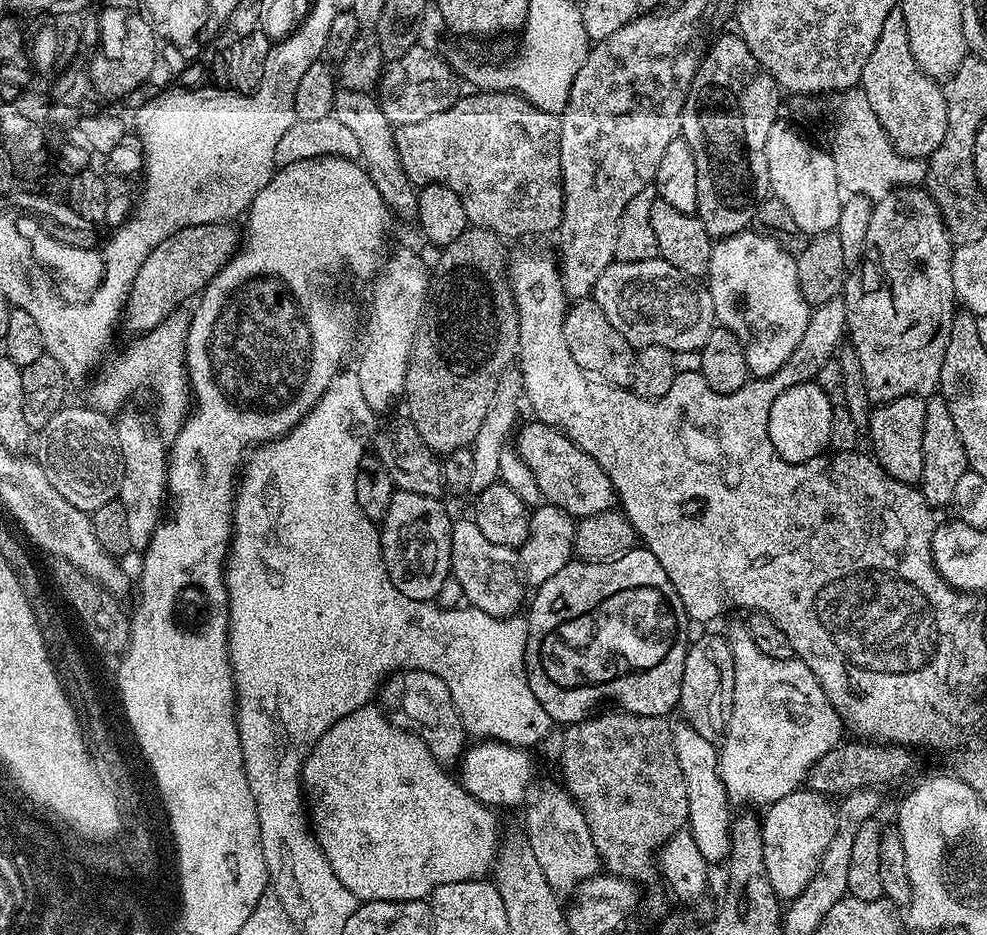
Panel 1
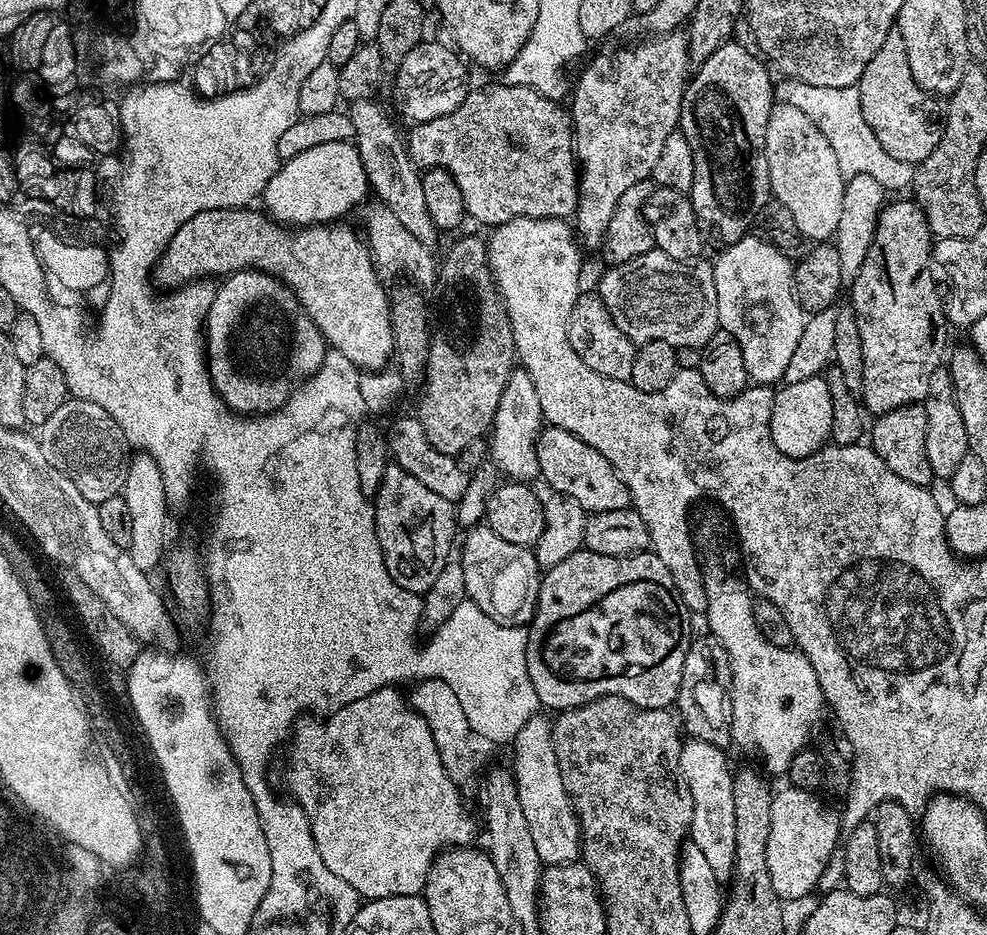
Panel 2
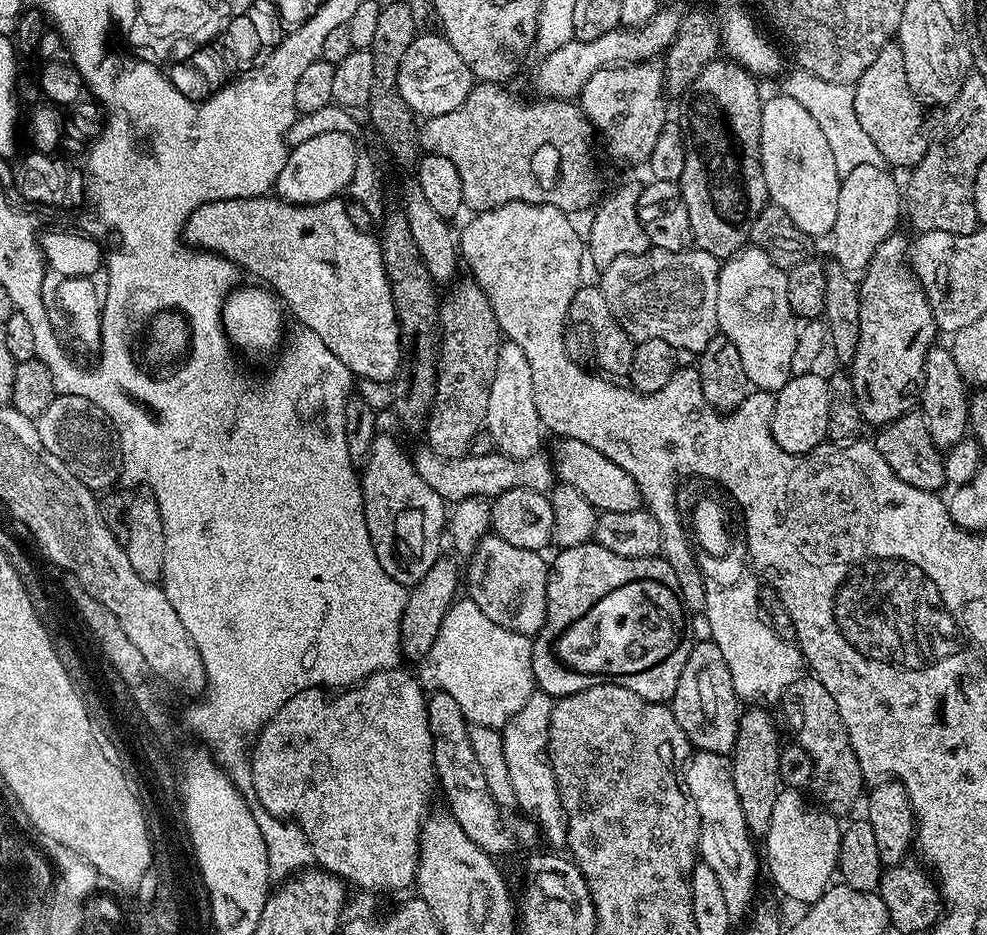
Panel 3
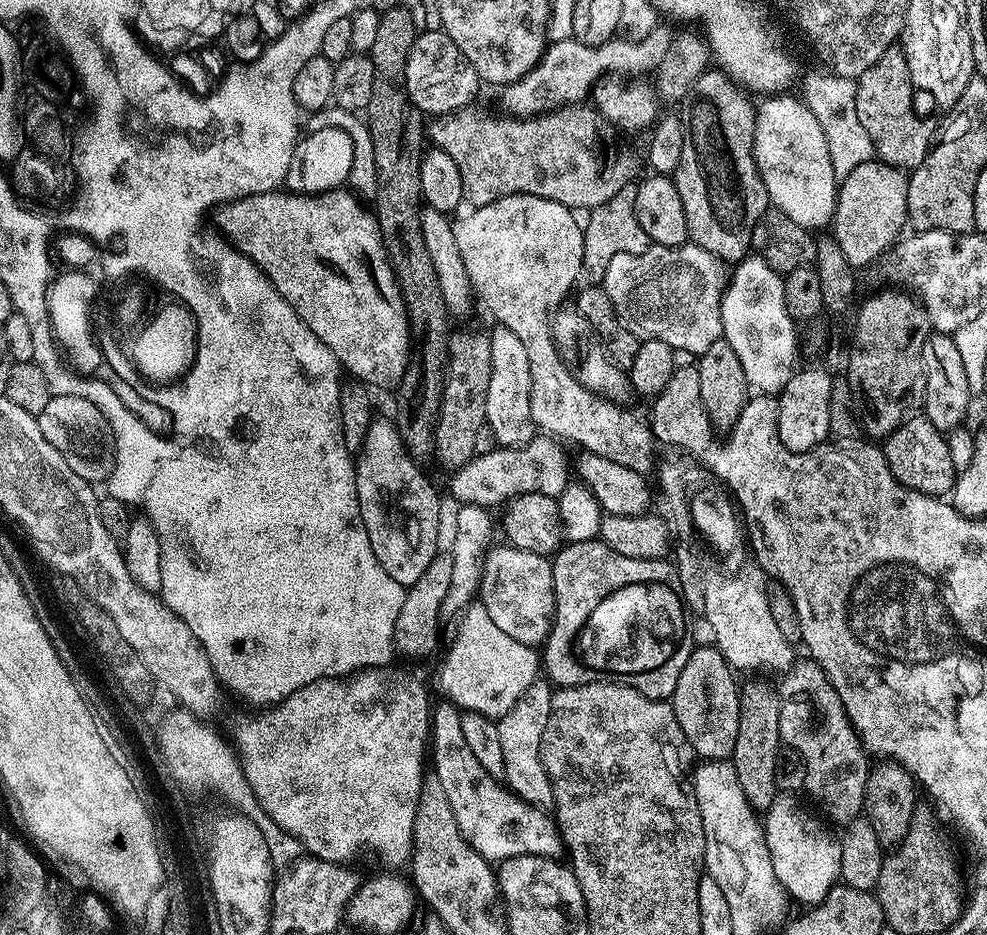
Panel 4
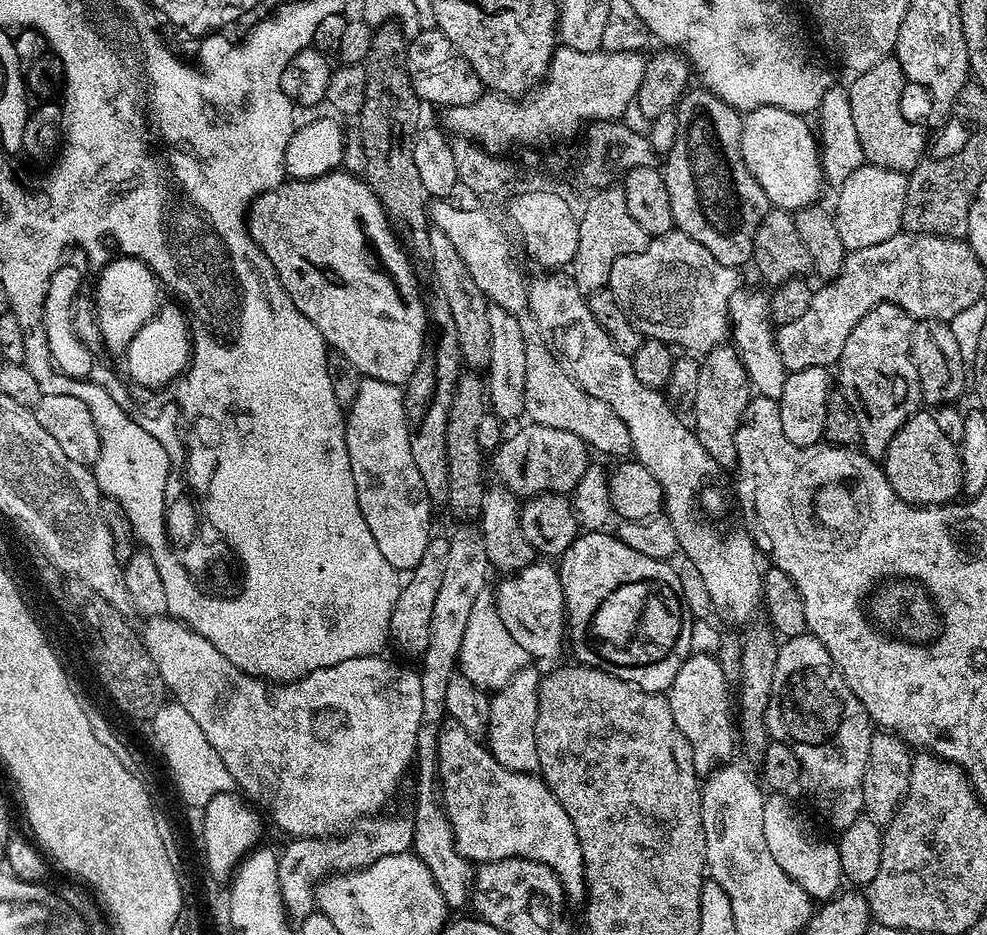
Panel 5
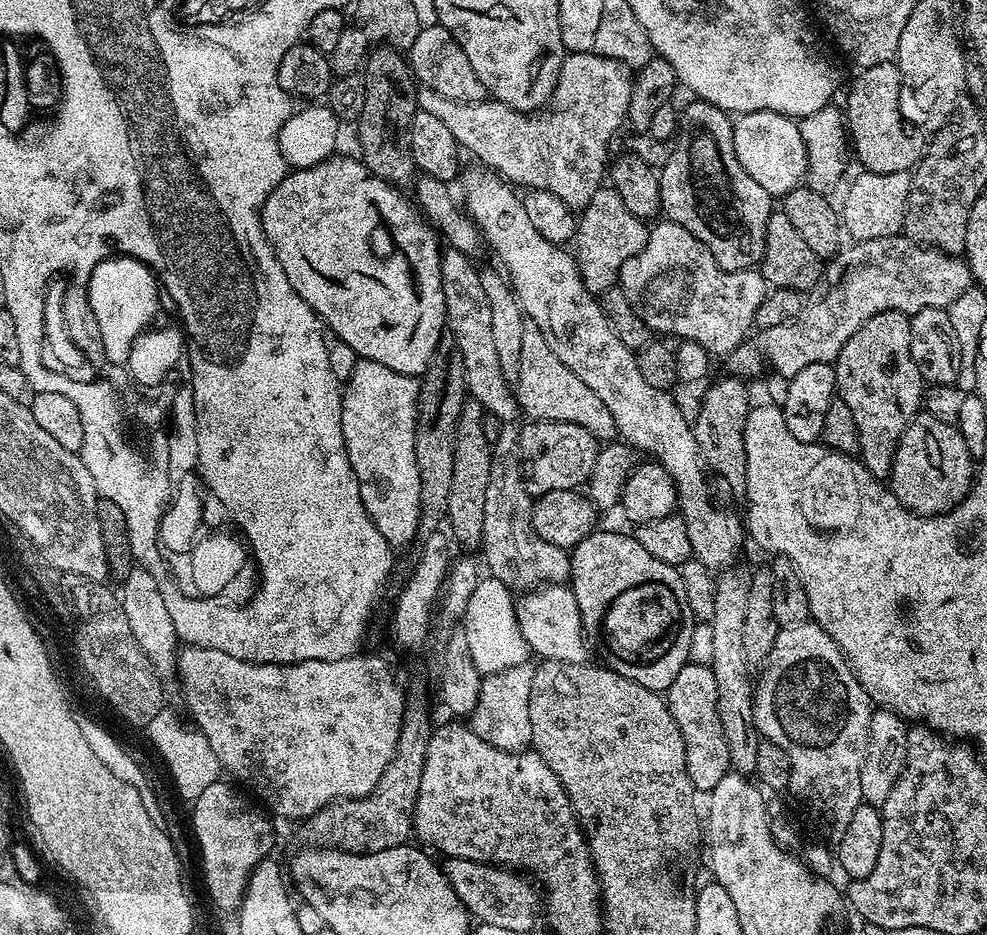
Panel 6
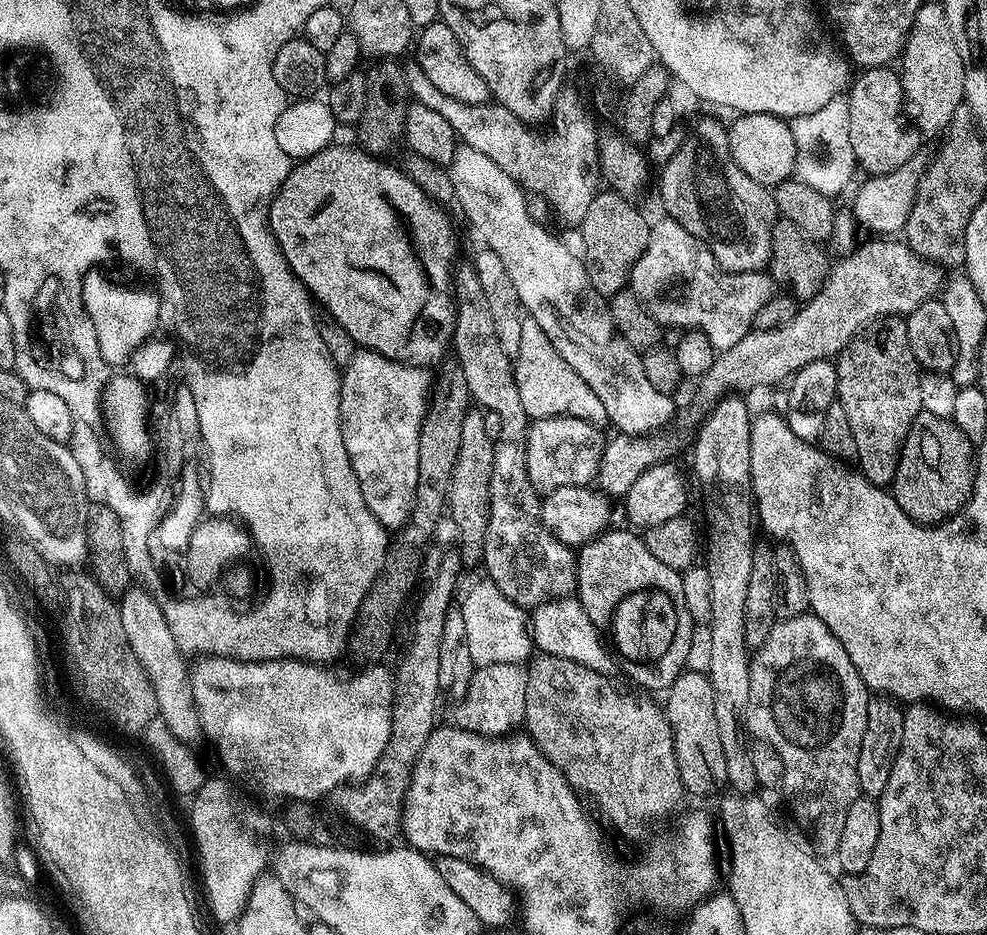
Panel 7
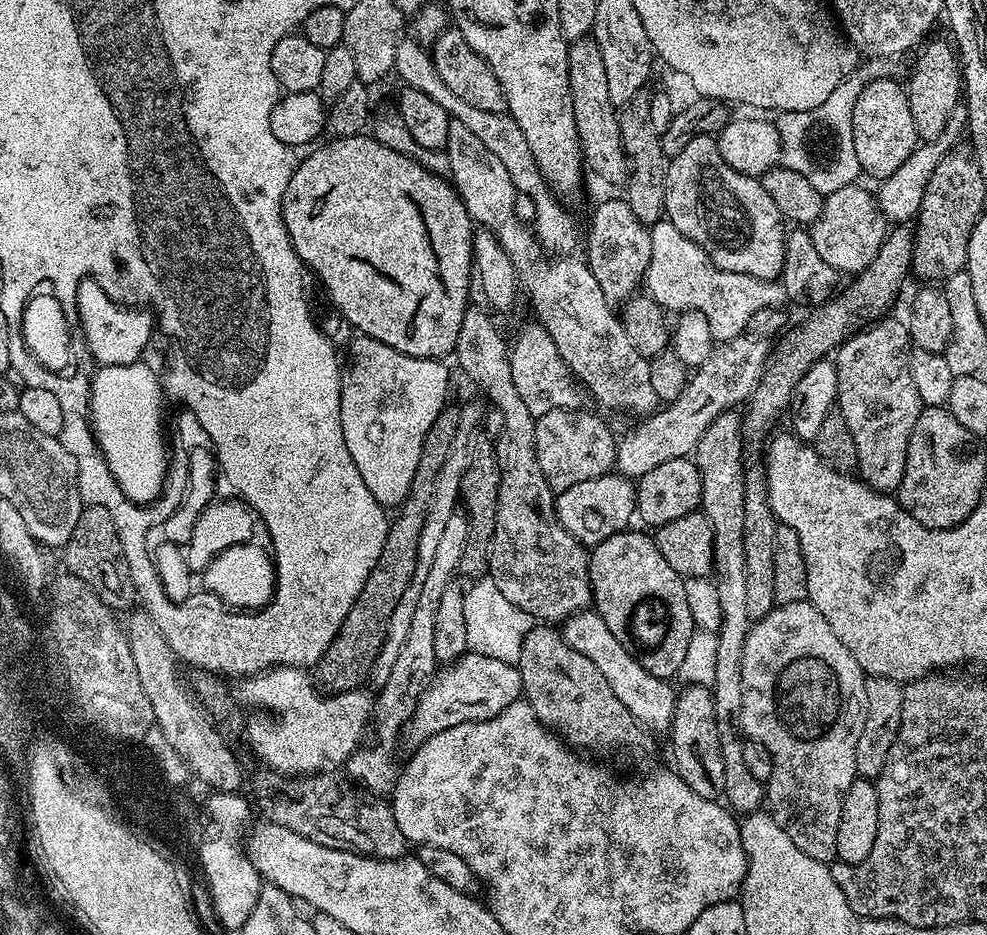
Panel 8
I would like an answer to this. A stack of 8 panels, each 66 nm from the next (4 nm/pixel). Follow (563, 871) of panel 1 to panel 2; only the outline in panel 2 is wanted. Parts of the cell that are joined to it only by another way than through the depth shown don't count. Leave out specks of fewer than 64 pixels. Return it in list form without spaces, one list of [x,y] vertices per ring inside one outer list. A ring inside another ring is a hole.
[[[542,714],[532,716],[531,721],[518,732],[512,741],[514,764],[510,766],[518,790],[522,814],[530,829],[534,848],[543,865],[552,867],[560,864],[575,863],[580,851],[580,823],[572,800],[566,794],[562,774],[558,767],[557,754],[554,752],[552,724]]]

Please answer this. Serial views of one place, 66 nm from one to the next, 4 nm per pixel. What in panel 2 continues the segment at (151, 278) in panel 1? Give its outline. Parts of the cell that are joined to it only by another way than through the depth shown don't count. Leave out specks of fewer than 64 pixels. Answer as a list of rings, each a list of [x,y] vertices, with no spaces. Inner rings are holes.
[[[245,206],[242,208],[219,208],[218,210],[206,210],[204,218],[202,212],[194,214],[194,218],[190,218],[186,222],[182,222],[182,226],[178,226],[178,230],[170,238],[170,242],[164,247],[164,252],[160,255],[158,263],[154,268],[154,280],[161,289],[176,290],[186,284],[199,281],[201,278],[212,278],[208,276],[220,276],[219,278],[227,277],[234,272],[242,272],[245,270],[255,270],[257,272],[267,272],[270,276],[275,276],[284,287],[289,288],[293,296],[296,298],[296,303],[314,322],[314,326],[318,326],[318,330],[323,334],[325,341],[335,351],[341,352],[346,358],[350,358],[350,362],[354,362],[354,366],[364,372],[378,372],[389,367],[390,361],[394,356],[392,347],[392,310],[390,307],[390,296],[385,285],[381,283],[380,277],[377,276],[375,262],[372,260],[372,255],[369,252],[367,243],[363,239],[360,240],[344,225],[344,222],[329,222],[327,224],[314,224],[311,226],[301,227],[291,236],[289,229],[285,225],[275,221],[271,216],[263,211],[255,212],[255,207]]]

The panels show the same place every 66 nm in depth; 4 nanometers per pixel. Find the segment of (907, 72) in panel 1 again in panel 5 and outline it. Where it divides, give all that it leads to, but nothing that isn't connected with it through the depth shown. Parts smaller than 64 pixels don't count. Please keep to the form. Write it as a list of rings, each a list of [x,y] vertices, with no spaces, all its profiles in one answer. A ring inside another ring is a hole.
[[[895,55],[882,58],[870,70],[859,73],[853,84],[847,85],[850,110],[854,114],[854,127],[858,129],[858,142],[862,142],[865,161],[887,171],[910,174],[924,157],[926,136],[904,113],[904,71]]]

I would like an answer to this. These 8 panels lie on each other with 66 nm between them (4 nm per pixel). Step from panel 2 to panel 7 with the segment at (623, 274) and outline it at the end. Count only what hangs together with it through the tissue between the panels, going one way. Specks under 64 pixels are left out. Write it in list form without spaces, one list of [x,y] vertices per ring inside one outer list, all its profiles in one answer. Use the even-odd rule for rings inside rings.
[[[663,219],[649,227],[646,250],[632,267],[632,293],[646,305],[648,312],[662,326],[668,327],[669,324],[672,328],[680,328],[679,330],[702,332],[717,353],[725,352],[730,346],[734,346],[734,342],[742,342],[747,332],[753,331],[754,314],[758,314],[758,310],[762,310],[762,306],[766,306],[766,302],[770,302],[770,298],[777,295],[778,285],[764,270],[746,273],[724,272],[716,264],[712,249],[705,241],[690,234],[690,230],[686,230],[686,226],[676,220]]]

